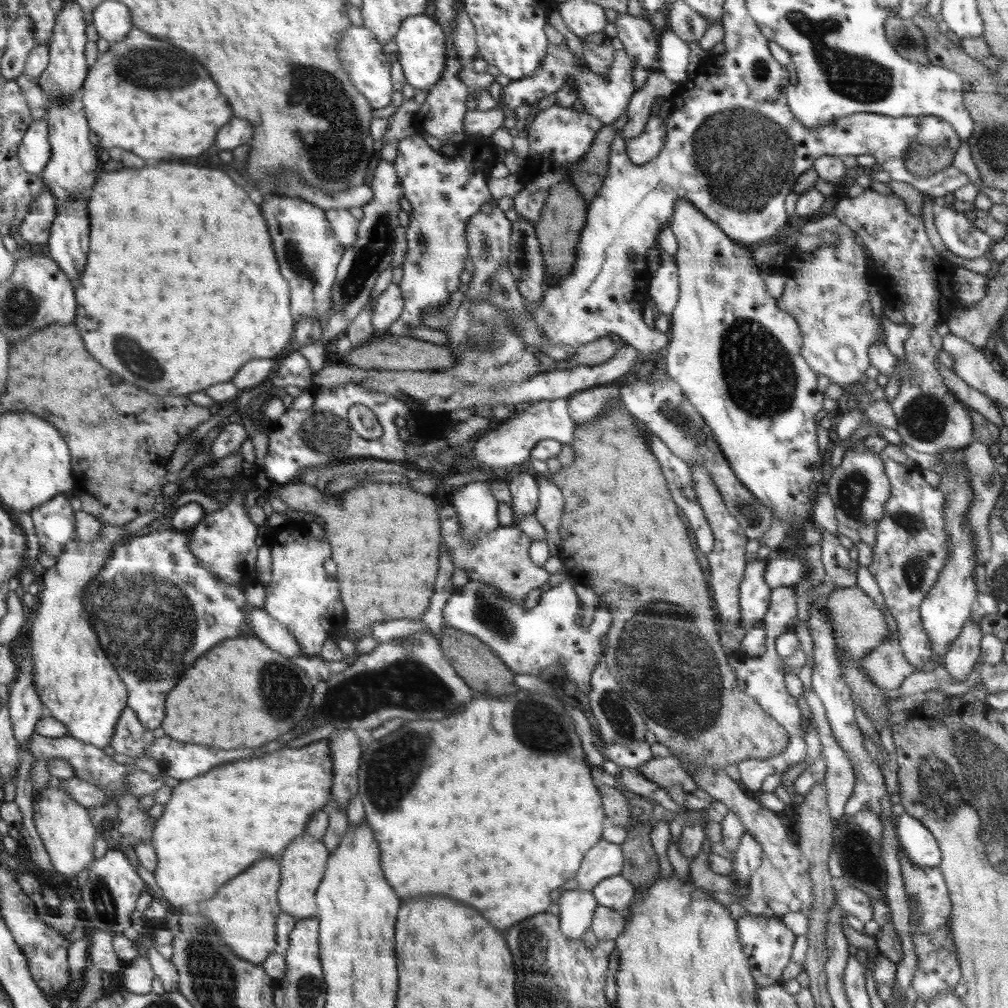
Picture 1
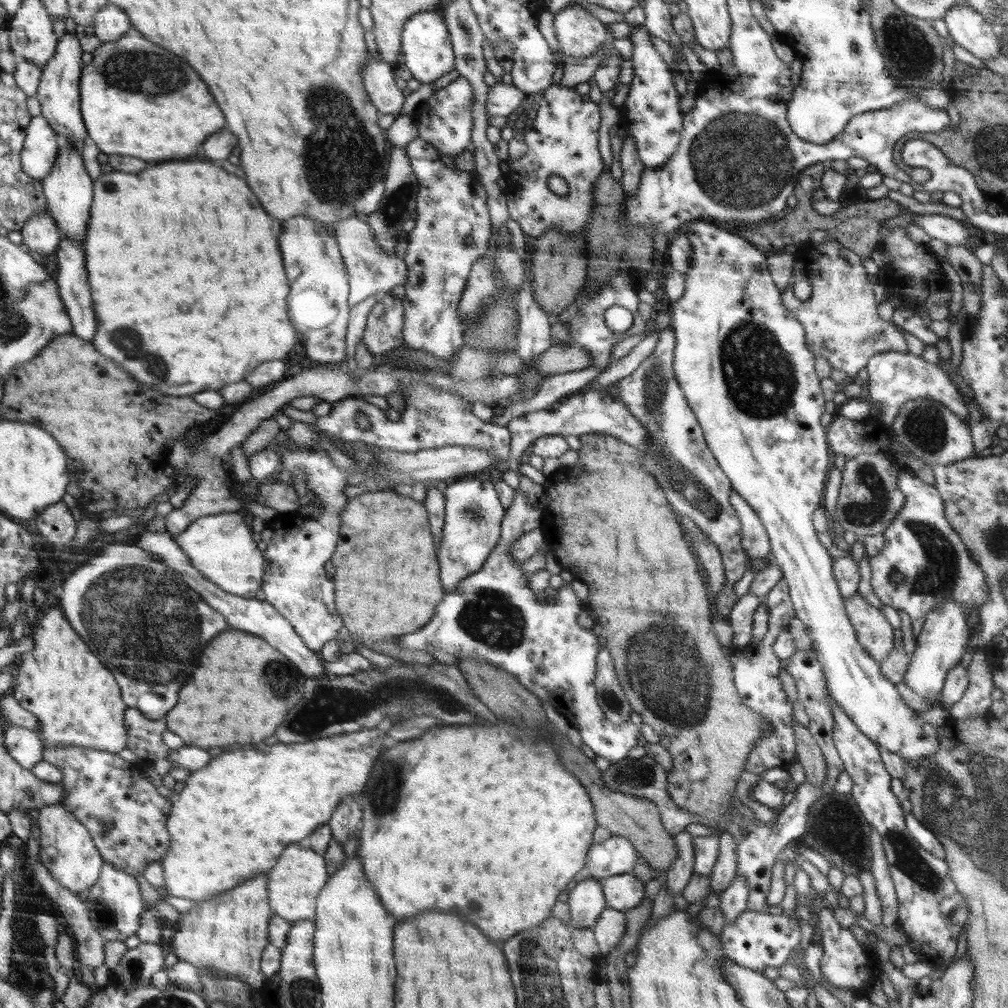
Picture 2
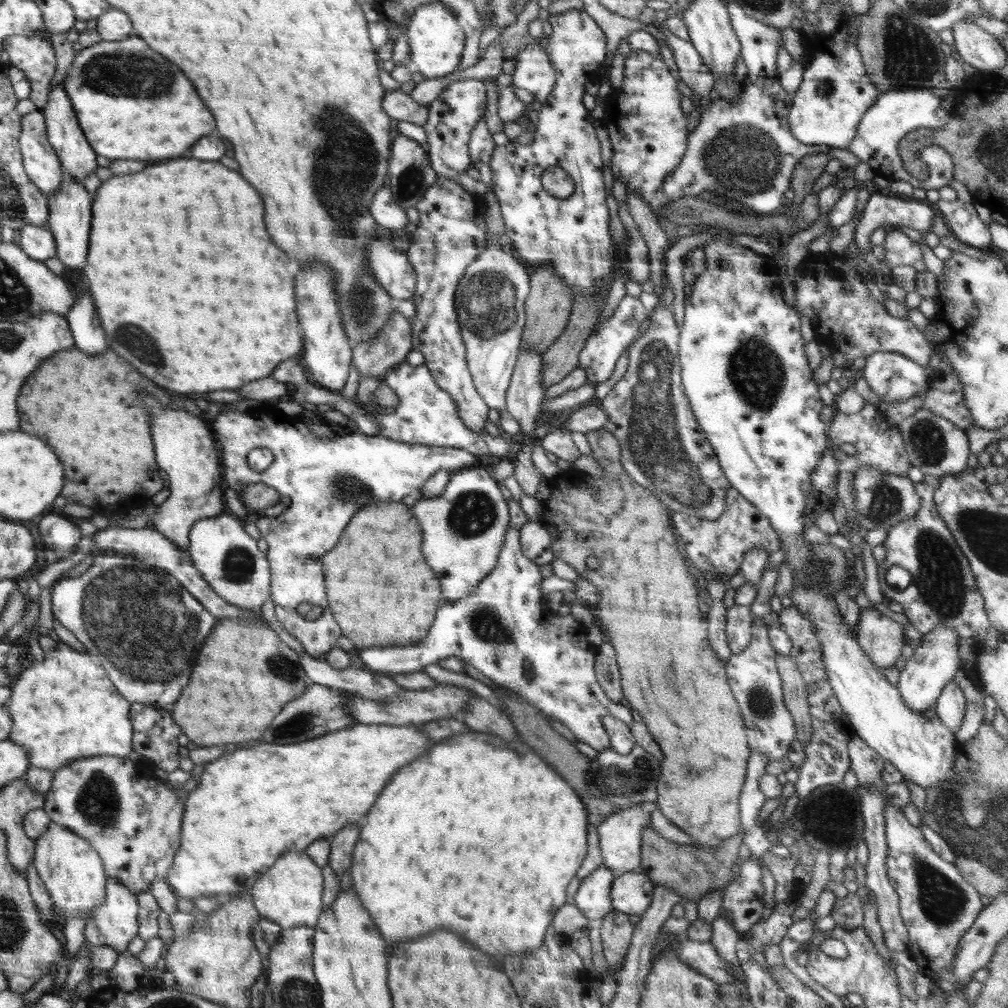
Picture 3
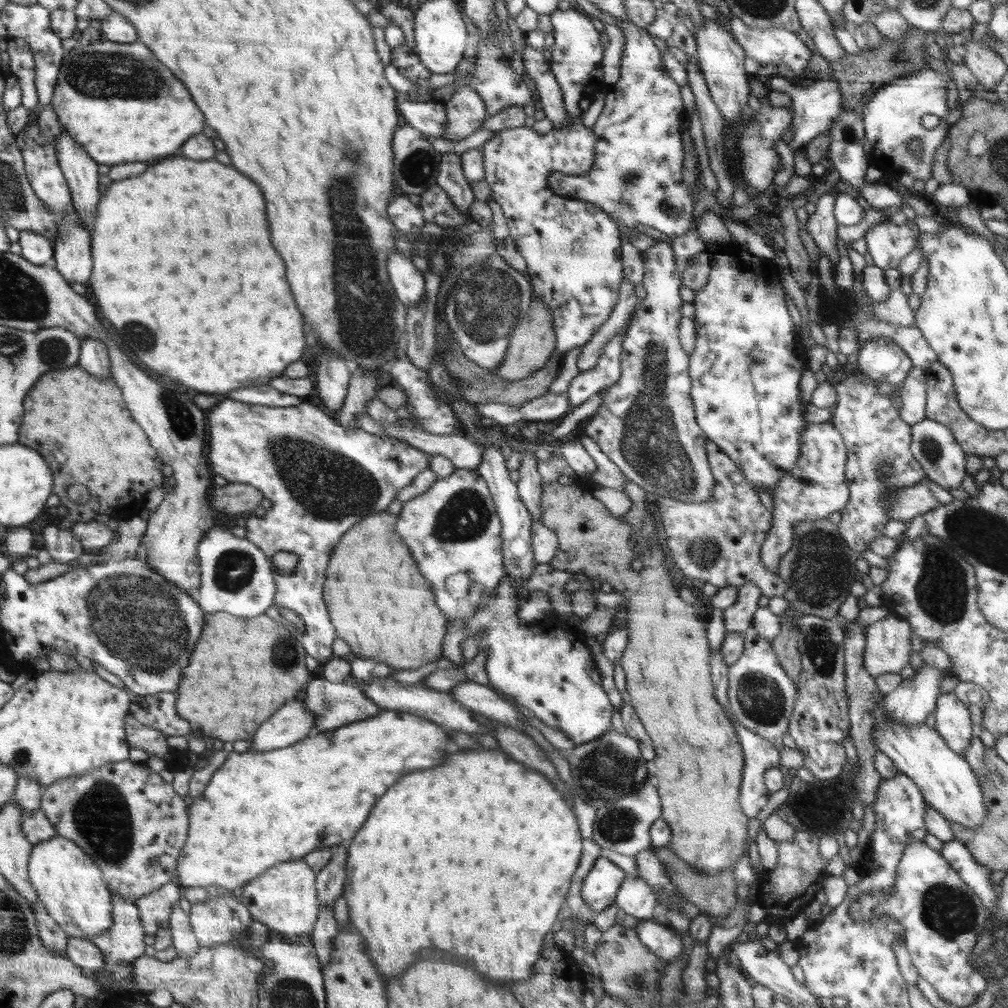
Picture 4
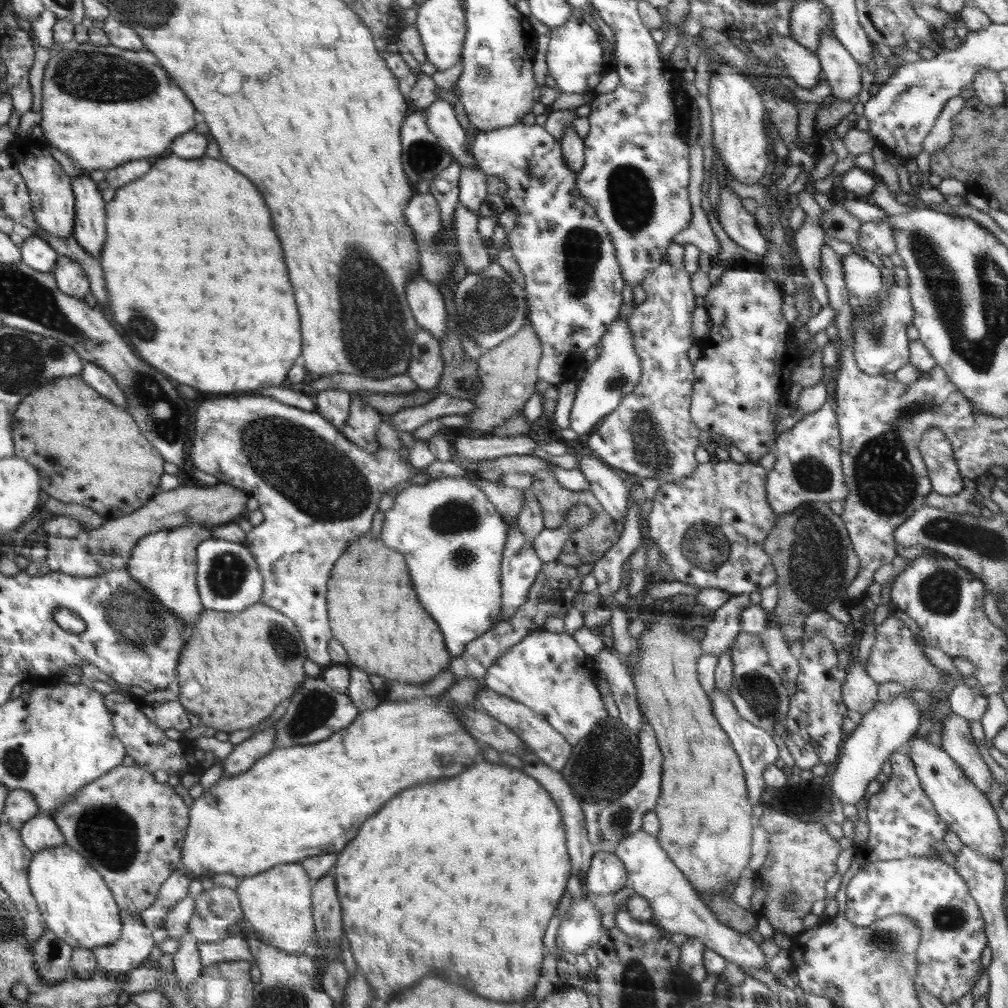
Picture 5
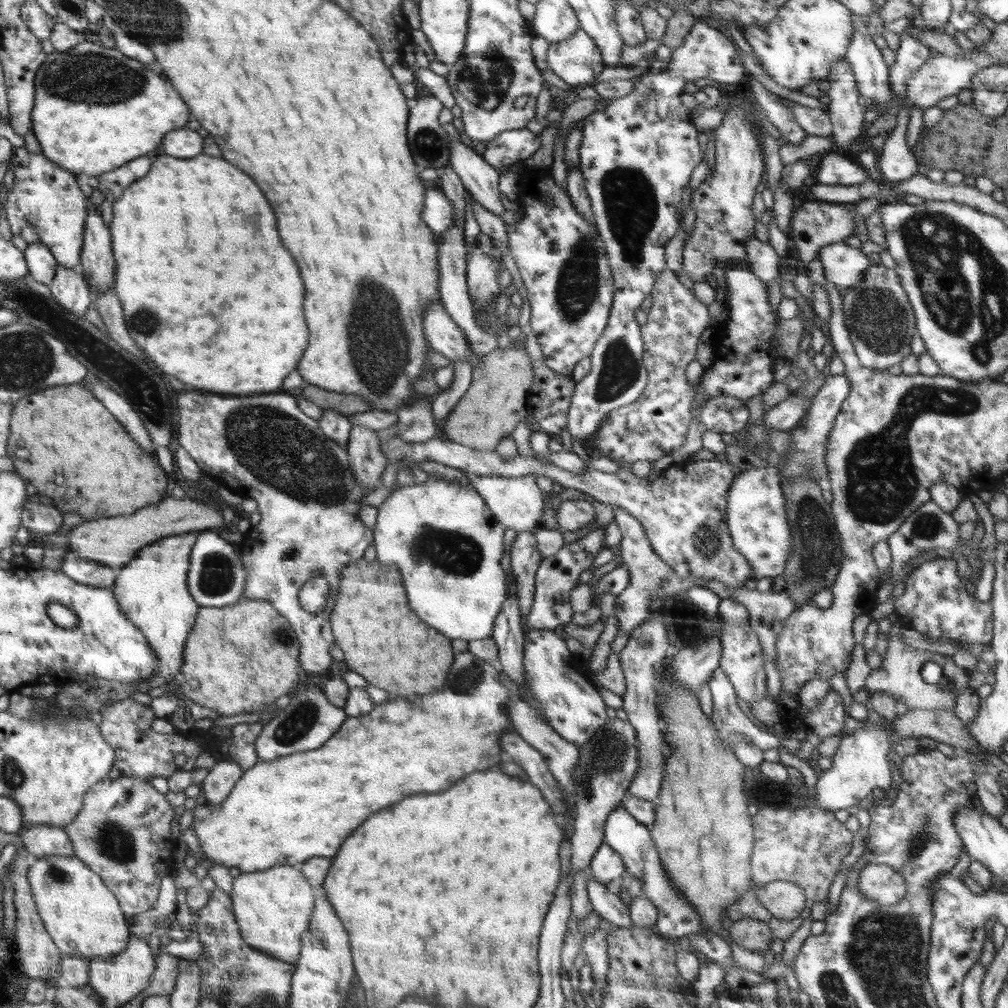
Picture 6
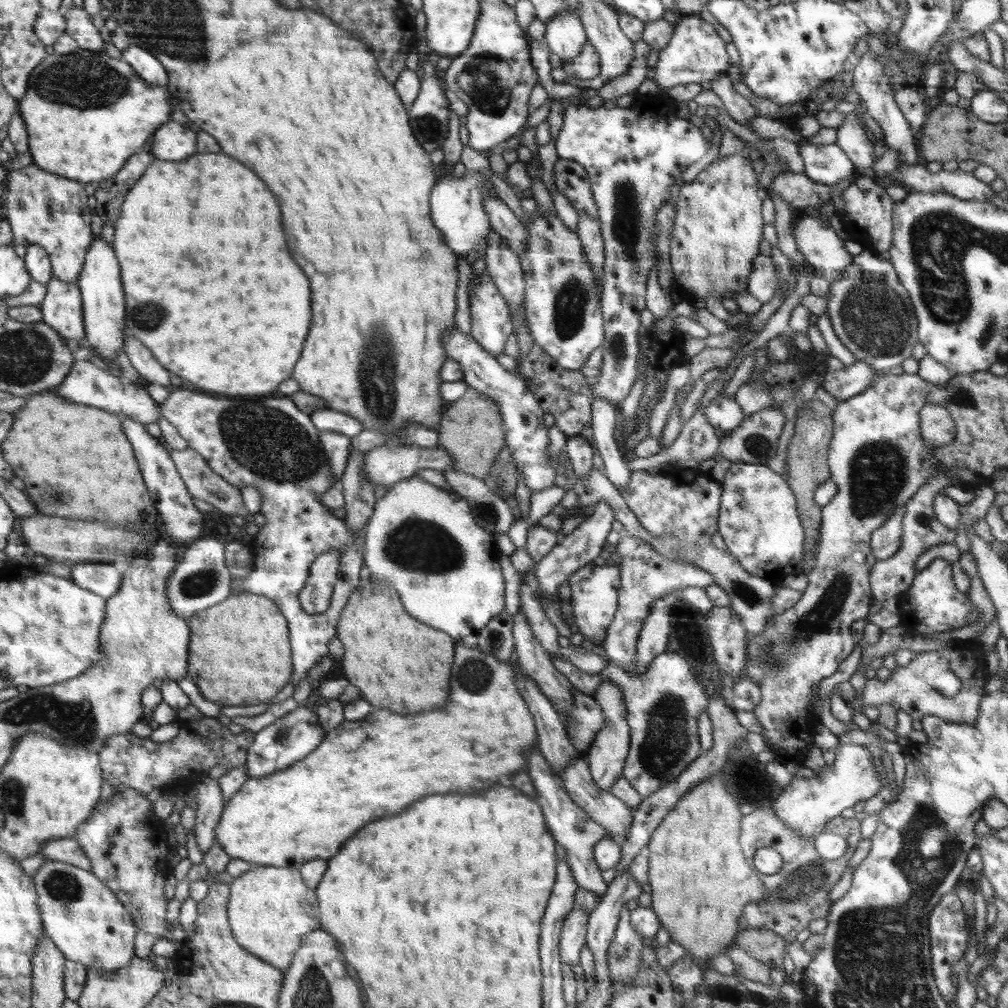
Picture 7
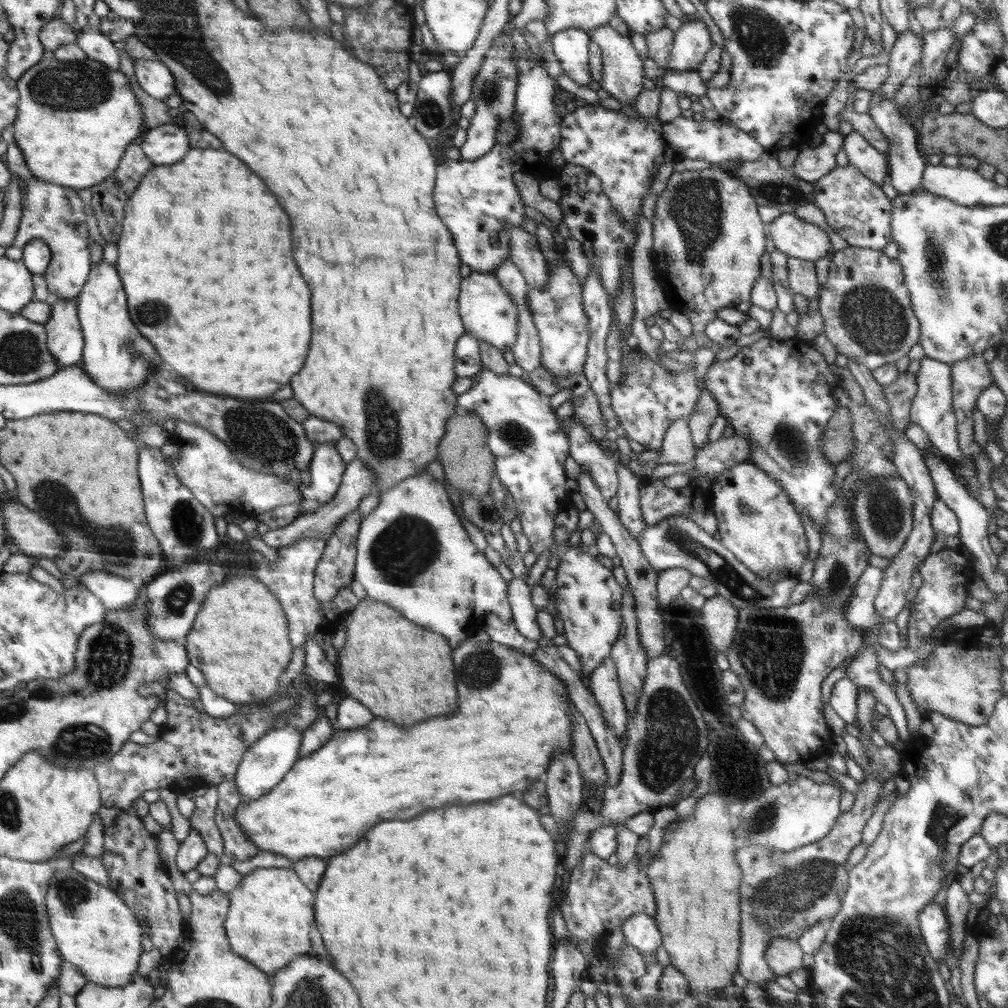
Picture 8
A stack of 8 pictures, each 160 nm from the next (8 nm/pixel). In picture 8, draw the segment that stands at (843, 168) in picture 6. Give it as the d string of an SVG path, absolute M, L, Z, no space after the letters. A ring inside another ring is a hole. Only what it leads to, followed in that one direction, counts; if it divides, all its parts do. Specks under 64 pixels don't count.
M830 130L823 136L825 143L821 145L810 143L798 146L799 154L794 164L794 170L792 170L793 176L813 183L837 166L836 155L842 148L845 136L842 133Z

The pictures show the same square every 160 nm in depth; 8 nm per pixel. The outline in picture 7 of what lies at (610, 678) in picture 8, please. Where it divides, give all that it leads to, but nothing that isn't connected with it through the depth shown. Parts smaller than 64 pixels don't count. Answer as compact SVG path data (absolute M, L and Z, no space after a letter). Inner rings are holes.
M610 680L600 683L594 692L592 692L592 697L598 703L604 715L604 722L603 727L598 731L593 740L593 745L589 748L588 766L592 780L596 783L596 786L608 792L612 783L618 777L623 776L625 758L629 751L631 728L628 726L627 718L625 717L627 714L625 700L617 684L614 684Z

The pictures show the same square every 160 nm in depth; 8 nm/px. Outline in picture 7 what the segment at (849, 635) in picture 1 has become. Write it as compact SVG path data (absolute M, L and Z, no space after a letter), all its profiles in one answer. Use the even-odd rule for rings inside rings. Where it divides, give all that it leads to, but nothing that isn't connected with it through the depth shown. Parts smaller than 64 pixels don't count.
M948 646L941 650L922 652L915 654L906 666L898 666L896 670L892 670L892 675L889 679L874 678L867 680L862 691L861 700L859 701L858 699L858 704L876 707L879 704L896 702L907 714L906 721L916 720L916 722L920 722L926 715L932 715L949 723L965 722L966 724L974 724L979 715L980 703L987 694L985 684L986 674L989 673L985 670L984 674L984 676L980 676L976 660L971 658L971 655L965 657L962 649L958 647L952 648ZM931 662L936 662L938 668L953 672L962 682L960 691L955 694L954 698L947 698L930 686L930 683L924 682L922 672L924 672L924 668L930 668L926 664L931 666Z

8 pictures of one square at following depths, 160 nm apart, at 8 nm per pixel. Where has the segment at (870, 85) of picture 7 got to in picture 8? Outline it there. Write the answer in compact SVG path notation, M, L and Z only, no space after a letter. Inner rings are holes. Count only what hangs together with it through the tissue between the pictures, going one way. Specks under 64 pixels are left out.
M873 91L873 93L868 114L873 118L876 126L885 134L889 142L889 151L886 155L890 182L892 182L892 186L894 186L899 195L919 192L922 190L921 182L926 164L920 153L917 125L912 122L907 122L901 116L896 102L881 98L877 94L877 91Z

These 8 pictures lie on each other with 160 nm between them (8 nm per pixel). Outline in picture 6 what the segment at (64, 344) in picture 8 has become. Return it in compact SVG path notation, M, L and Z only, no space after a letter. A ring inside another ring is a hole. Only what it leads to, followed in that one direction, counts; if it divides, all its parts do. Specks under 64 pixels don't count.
M59 265L55 278L48 284L55 301L68 312L84 317L88 306L94 303L90 286L82 272Z

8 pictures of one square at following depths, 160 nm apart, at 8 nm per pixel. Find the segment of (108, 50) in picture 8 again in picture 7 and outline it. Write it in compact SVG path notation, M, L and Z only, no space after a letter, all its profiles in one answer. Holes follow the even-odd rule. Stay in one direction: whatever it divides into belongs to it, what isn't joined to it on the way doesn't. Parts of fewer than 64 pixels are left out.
M75 7L65 16L65 32L78 43L79 48L86 50L104 50L99 28L94 26L90 15L83 7Z

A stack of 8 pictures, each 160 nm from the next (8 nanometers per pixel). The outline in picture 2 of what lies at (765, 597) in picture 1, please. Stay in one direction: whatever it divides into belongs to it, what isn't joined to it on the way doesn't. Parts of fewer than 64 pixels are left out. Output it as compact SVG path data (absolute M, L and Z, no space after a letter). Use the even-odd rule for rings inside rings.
M748 592L736 601L727 620L732 628L731 646L746 648L753 644L753 614L765 602L765 596L758 596Z

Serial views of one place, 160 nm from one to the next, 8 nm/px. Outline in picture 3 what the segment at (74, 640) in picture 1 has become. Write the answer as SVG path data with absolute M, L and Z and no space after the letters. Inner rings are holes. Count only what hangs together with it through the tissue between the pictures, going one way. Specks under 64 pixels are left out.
M63 642L57 643L54 650L44 652L44 659L39 662L30 656L26 660L22 660L22 671L15 677L10 684L11 687L11 698L10 698L10 718L11 718L11 729L8 739L13 740L16 744L25 748L30 766L37 766L38 768L47 768L55 773L62 766L67 766L71 762L75 762L79 758L88 758L89 756L120 756L127 757L130 752L134 749L134 726L131 724L131 702L128 702L112 684L110 677L107 675L106 669L103 665L93 657L92 655L84 655L84 653L77 652L72 647L64 644Z

